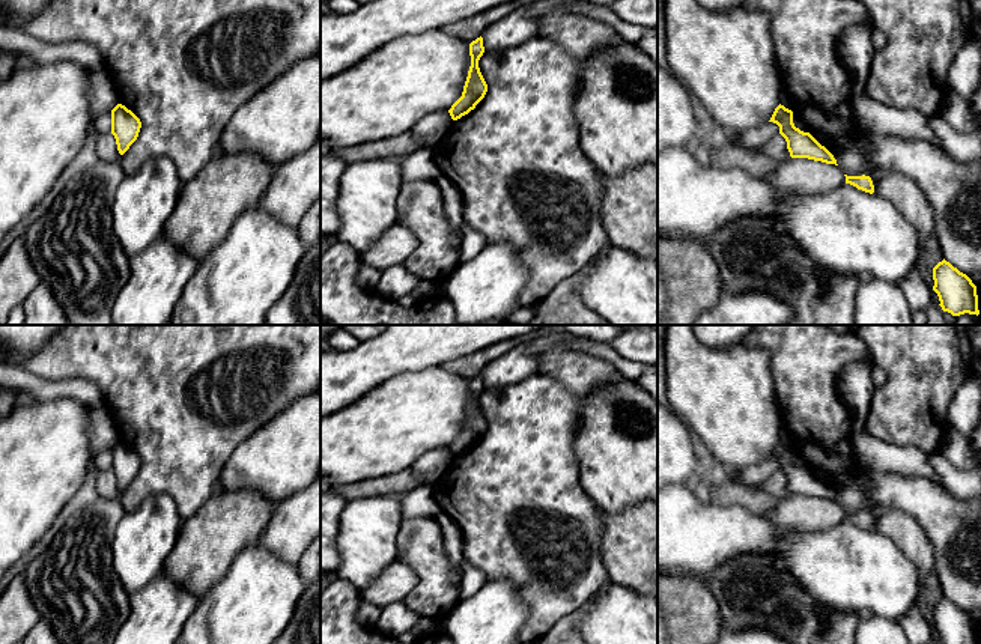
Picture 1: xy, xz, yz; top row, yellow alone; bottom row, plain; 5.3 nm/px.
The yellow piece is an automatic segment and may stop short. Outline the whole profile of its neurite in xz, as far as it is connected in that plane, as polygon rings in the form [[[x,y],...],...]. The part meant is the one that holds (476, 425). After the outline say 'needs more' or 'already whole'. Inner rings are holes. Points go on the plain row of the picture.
[[[480,373],[469,381],[471,403],[463,423],[463,429],[462,433],[448,447],[453,457],[457,457],[474,447],[487,429],[487,421],[478,405],[478,397],[483,390],[483,375]]] | already whole

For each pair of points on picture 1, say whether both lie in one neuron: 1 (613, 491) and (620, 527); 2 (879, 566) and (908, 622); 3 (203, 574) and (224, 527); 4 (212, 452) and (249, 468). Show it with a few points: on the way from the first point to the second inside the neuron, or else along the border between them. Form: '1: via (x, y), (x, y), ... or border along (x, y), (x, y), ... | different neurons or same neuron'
1: border along (641, 501), (619, 512), (604, 513) | different neurons
2: border along (917, 607), (897, 619) | different neurons
3: via (203, 561), (203, 551), (212, 539) | same neuron
4: border along (253, 434), (235, 449), (223, 467), (214, 489) | different neurons

